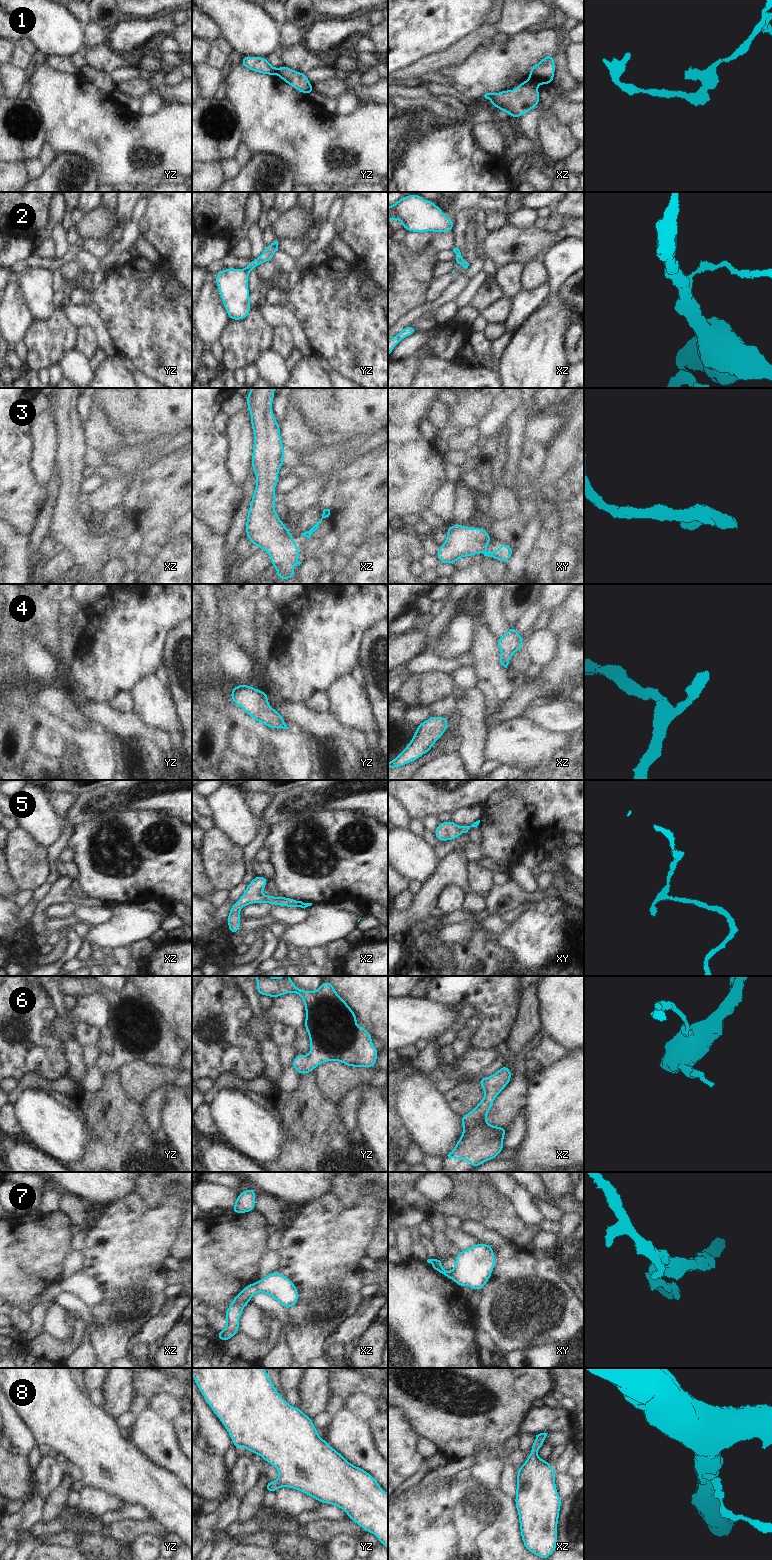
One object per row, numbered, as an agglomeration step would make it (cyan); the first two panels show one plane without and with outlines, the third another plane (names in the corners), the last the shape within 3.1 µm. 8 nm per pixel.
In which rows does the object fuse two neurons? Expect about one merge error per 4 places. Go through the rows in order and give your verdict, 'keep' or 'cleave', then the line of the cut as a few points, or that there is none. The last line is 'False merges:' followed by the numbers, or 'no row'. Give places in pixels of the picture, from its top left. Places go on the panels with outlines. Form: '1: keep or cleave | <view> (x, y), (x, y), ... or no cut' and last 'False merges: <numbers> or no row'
1: cleave | yz (278, 69), (276, 74)
2: keep | no cut
3: keep | no cut
4: keep | no cut
5: keep | no cut
6: keep | no cut
7: keep | no cut
8: keep | no cut
False merges: 1

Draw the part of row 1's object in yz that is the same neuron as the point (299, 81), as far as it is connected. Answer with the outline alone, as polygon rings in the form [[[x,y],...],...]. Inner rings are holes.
[[[284,65],[278,68],[277,75],[297,91],[307,95],[313,93],[313,85],[310,84],[307,74],[295,71]]]

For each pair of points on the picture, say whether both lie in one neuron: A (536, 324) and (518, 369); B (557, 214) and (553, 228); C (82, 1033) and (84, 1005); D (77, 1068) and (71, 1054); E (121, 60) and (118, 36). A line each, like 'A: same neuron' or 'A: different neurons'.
A: same neuron
B: same neuron
C: different neurons
D: same neuron
E: different neurons

